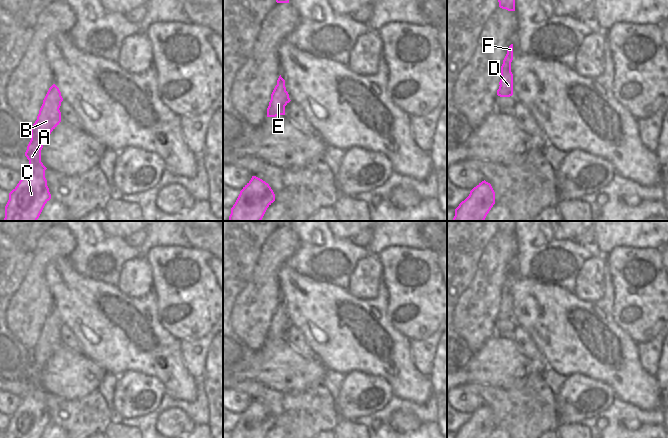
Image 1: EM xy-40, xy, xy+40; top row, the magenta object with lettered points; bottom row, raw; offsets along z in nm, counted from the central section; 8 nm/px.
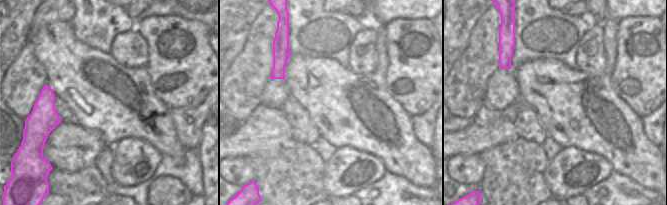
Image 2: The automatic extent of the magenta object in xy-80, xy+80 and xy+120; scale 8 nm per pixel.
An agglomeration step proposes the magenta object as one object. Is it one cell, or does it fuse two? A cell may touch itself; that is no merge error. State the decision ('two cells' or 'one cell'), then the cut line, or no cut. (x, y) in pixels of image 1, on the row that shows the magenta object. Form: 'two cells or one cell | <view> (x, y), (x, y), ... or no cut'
one cell | no cut

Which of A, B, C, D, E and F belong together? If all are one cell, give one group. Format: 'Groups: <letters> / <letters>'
Groups: A B C D E F

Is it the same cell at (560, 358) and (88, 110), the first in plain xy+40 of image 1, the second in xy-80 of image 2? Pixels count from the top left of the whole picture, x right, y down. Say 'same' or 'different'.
same

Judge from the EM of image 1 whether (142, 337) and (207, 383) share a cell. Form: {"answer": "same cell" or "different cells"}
{"answer": "different cells"}

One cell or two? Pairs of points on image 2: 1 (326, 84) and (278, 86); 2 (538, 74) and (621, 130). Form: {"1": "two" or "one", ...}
{"1": "two", "2": "one"}

